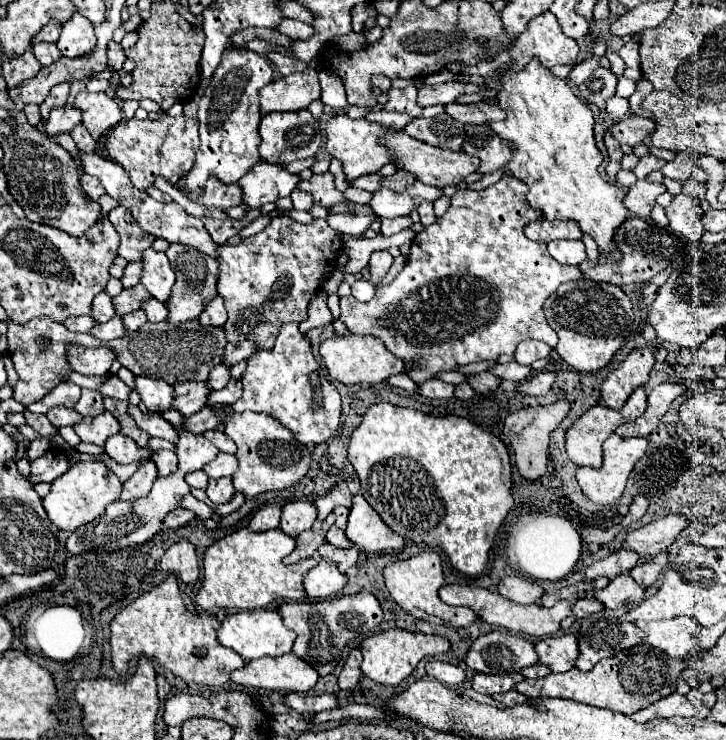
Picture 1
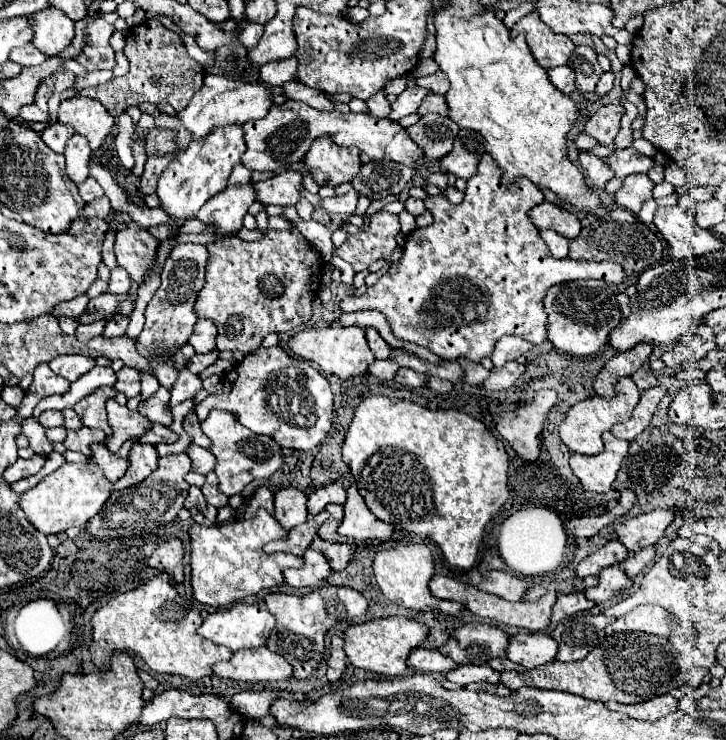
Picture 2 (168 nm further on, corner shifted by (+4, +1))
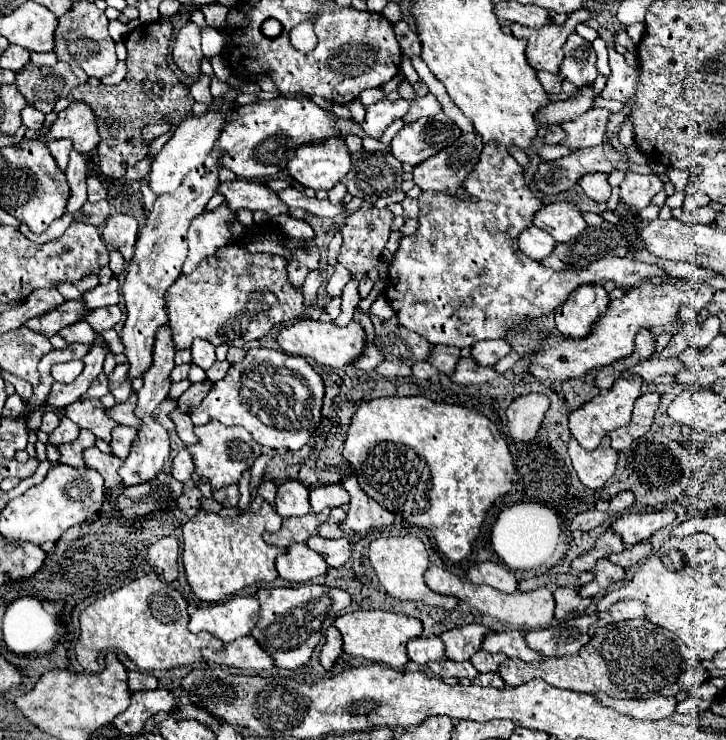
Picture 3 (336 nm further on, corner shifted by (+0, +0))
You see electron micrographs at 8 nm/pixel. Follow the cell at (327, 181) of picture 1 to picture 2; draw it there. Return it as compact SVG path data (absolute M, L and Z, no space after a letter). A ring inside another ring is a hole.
M284 171L266 181L252 183L256 201L262 205L294 205L300 199L302 175L298 171Z

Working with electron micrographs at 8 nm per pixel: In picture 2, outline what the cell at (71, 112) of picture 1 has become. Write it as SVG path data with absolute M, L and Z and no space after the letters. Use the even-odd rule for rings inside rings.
M54 123L50 127L46 127L42 131L42 139L44 143L54 151L54 153L64 153L66 141L74 135L74 129L70 125L62 125L62 123Z

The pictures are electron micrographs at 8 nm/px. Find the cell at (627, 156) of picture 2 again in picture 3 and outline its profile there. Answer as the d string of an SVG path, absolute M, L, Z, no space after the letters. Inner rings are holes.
M600 144L594 148L576 150L566 158L540 164L540 168L534 174L534 184L538 186L538 190L546 194L556 194L572 188L582 174L588 172L610 174L614 170L628 172L628 158L614 146Z

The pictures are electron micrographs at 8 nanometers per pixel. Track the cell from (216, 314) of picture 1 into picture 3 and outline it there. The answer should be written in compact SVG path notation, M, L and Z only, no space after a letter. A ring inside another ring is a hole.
M196 338L192 342L192 362L200 368L210 368L214 362L216 362L216 356L214 356L214 350L216 346L204 338Z

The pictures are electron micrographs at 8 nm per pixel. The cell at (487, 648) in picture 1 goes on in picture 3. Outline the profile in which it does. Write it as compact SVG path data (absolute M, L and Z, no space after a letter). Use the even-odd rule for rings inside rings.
M468 624L448 630L440 636L446 646L446 656L454 662L470 660L472 654L482 650L482 640L488 634L488 628L482 624Z

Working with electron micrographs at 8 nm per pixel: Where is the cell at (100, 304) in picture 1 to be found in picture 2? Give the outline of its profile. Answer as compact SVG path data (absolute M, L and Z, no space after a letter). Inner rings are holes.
M82 295L82 297L76 297L74 301L60 303L56 313L52 313L52 315L56 315L56 317L62 317L62 315L64 317L78 317L78 315L86 313L86 307L88 307L88 297Z

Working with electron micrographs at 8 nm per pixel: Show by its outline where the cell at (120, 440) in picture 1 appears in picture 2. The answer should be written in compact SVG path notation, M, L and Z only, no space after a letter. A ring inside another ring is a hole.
M94 443L94 445L90 445L90 449L92 449L92 459L94 459L94 463L104 471L104 475L106 475L112 483L116 483L116 481L124 475L124 471L128 469L128 459L116 457L114 453L108 451L106 445Z

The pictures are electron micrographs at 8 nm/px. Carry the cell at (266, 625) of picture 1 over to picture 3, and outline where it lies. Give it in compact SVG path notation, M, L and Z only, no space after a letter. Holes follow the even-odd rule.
M234 596L222 604L210 604L190 614L190 632L210 632L224 644L252 632L260 616L260 602L254 596Z

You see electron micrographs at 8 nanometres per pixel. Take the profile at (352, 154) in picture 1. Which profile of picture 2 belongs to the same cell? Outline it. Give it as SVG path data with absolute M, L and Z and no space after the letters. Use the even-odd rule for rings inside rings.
M320 137L312 141L304 157L304 167L320 187L336 187L352 181L352 177L360 171L360 159L356 149L338 147Z

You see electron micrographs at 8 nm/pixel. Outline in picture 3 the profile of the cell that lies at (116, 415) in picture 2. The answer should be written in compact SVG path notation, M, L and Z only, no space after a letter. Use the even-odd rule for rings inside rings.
M98 398L90 400L76 400L74 404L66 406L66 416L76 422L80 428L92 430L98 438L102 438L106 444L112 442L112 430L118 426L108 414L106 406Z

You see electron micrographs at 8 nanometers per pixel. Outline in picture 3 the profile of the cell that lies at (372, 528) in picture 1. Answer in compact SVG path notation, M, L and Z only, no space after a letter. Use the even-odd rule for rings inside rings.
M356 476L344 480L342 486L350 494L348 516L342 522L342 530L352 530L364 536L374 530L386 530L394 524L394 516L384 510L378 502L374 502L368 494L364 494L364 490L358 486Z

